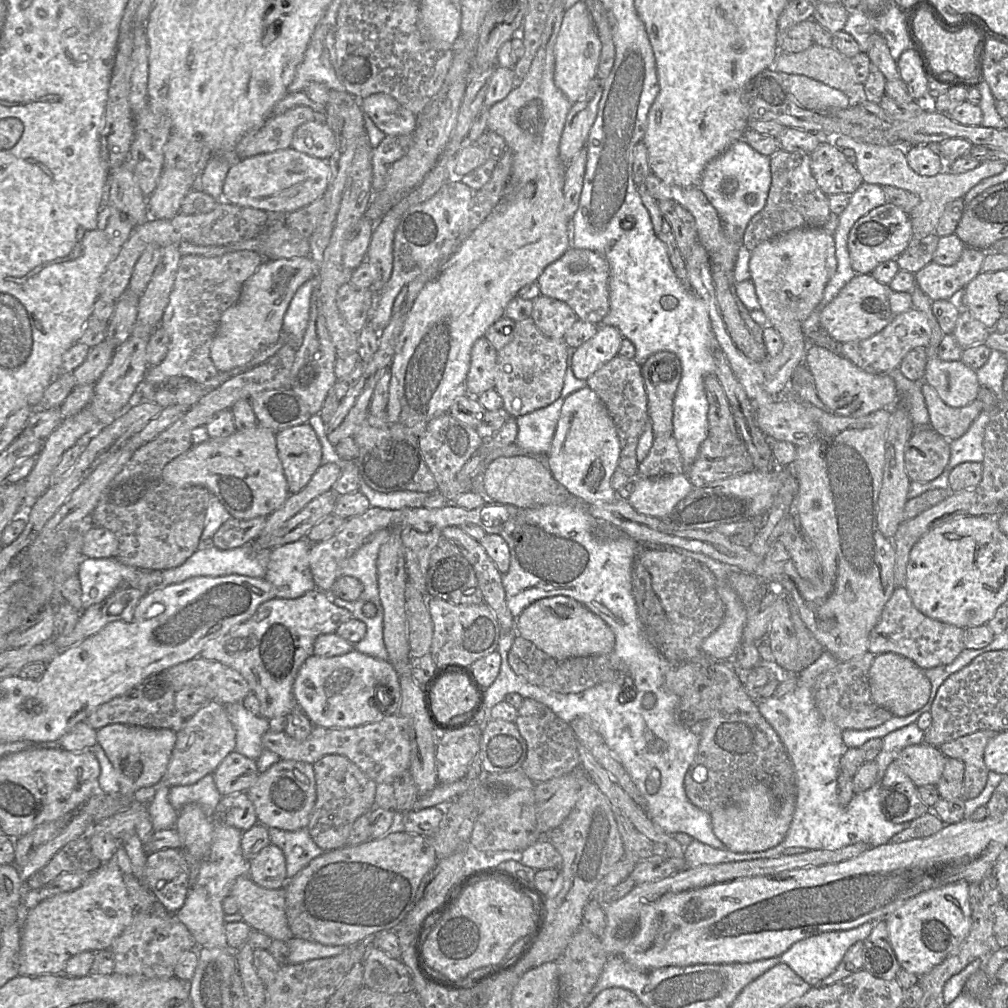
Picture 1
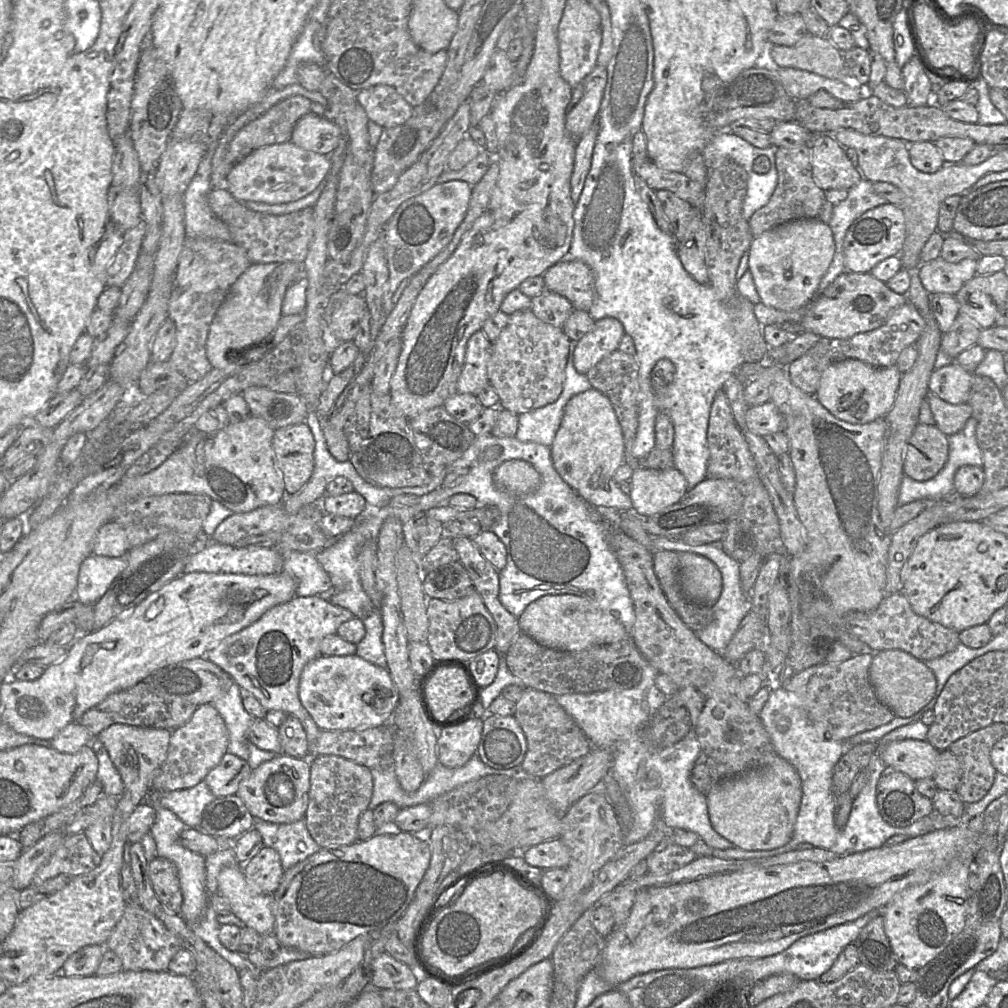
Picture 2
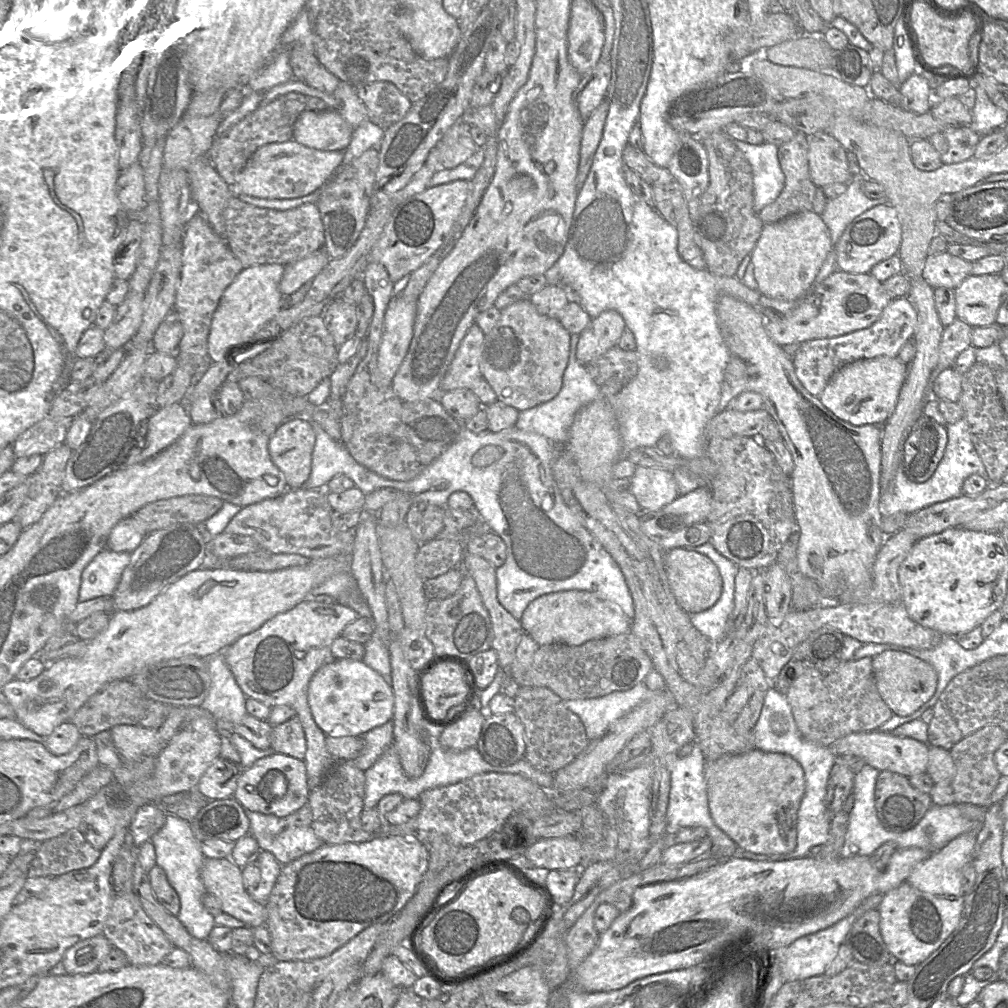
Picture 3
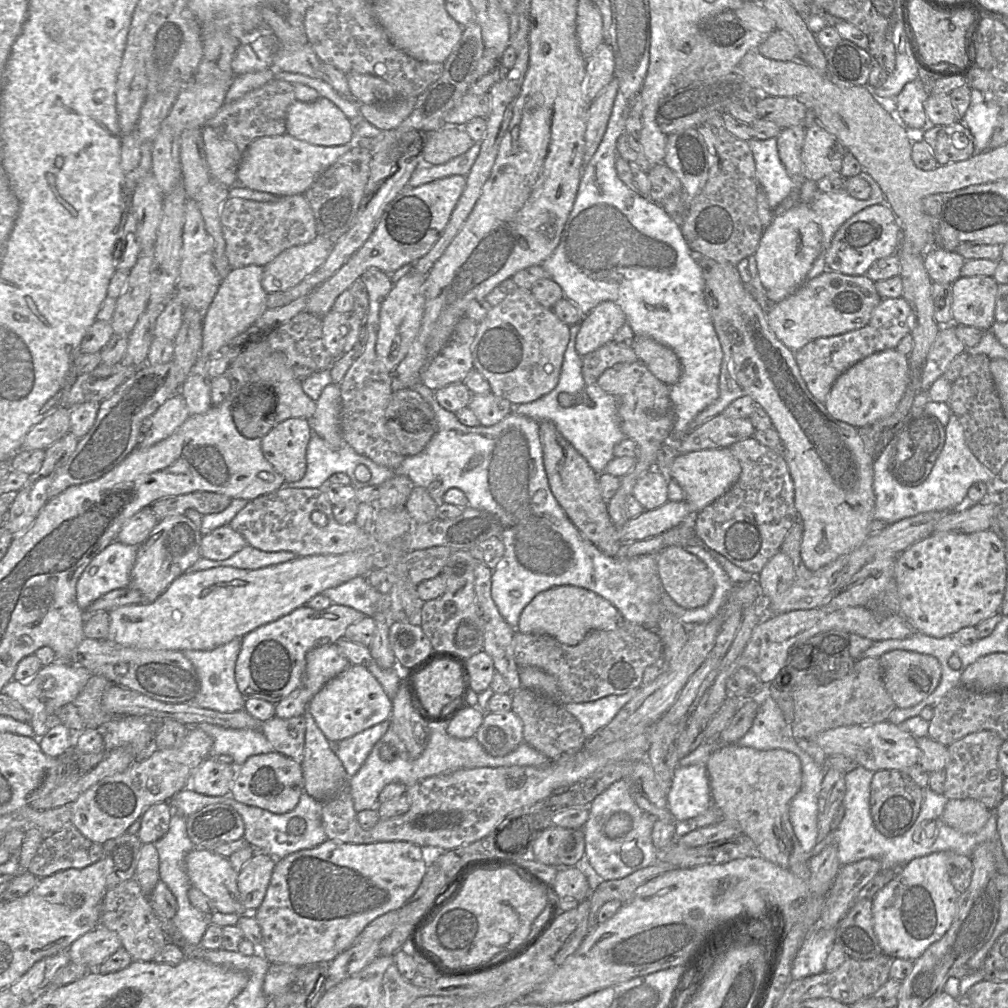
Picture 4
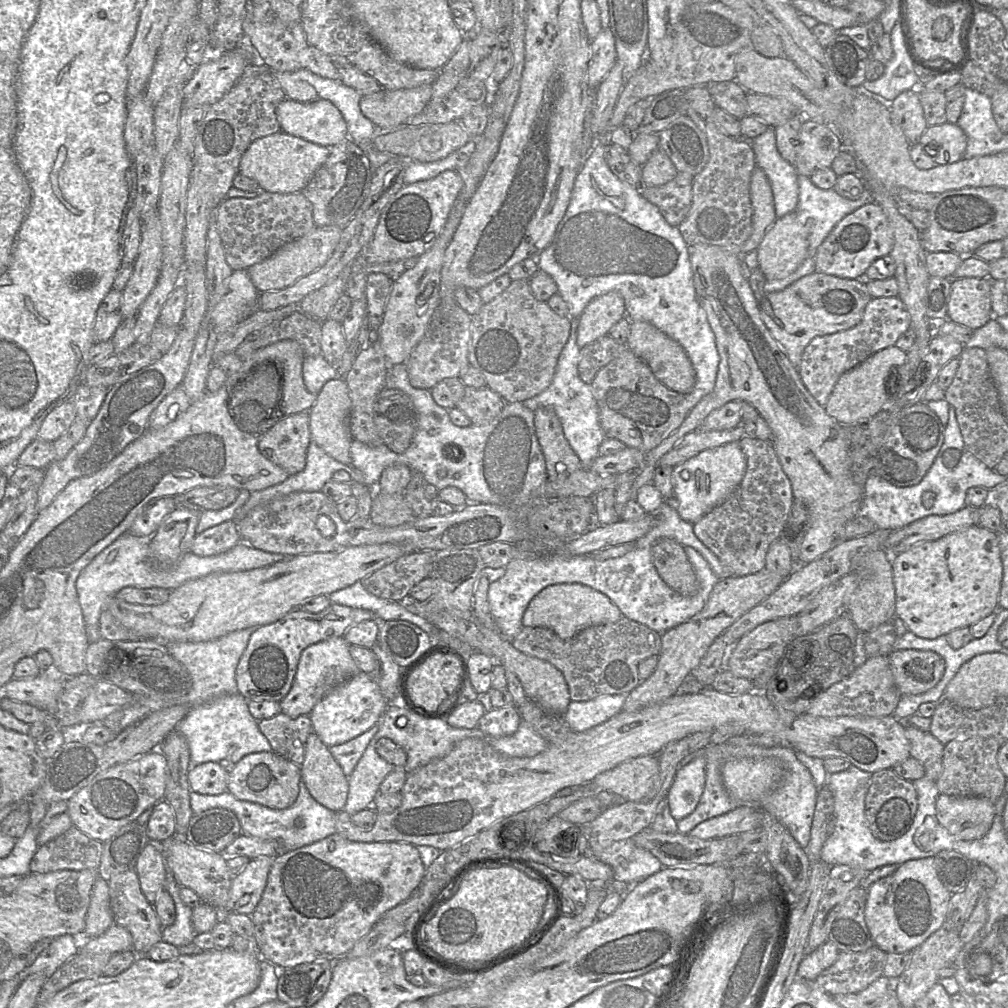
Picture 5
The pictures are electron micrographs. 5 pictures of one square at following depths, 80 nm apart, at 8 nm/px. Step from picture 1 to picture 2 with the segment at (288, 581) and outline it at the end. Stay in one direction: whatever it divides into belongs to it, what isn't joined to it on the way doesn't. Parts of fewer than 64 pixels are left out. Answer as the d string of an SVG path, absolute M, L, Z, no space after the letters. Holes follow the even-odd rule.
M281 551L282 572L290 574L297 581L295 597L319 595L332 588L331 579L316 559L316 553Z

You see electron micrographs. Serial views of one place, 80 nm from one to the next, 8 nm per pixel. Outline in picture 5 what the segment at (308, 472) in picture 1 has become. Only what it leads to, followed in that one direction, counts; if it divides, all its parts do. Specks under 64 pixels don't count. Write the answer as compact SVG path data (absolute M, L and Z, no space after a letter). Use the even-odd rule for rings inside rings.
M299 412L279 420L261 435L260 453L268 460L294 475L305 468L311 441L308 412Z

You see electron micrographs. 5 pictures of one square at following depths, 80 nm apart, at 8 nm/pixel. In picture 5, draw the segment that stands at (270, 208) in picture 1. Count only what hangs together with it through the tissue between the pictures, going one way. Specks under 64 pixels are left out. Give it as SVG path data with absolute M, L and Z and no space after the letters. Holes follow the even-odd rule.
M283 131L254 140L243 153L238 173L257 182L267 192L290 194L301 192L316 171L325 163L330 149Z

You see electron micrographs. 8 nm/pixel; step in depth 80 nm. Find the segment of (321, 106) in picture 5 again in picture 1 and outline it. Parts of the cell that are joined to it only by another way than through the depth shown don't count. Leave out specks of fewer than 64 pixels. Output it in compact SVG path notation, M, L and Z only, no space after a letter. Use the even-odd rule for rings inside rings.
M313 119L296 129L291 147L315 158L327 160L335 151L336 139L326 123L319 123Z

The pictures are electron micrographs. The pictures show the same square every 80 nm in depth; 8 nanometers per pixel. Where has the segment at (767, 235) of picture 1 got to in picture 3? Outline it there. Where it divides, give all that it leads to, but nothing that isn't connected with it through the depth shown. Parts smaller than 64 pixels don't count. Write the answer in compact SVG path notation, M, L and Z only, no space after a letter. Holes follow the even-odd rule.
M796 132L791 140L778 146L778 159L785 175L785 185L777 199L758 213L764 224L778 222L802 211L813 211L817 186L813 183L809 172L808 136L802 132Z

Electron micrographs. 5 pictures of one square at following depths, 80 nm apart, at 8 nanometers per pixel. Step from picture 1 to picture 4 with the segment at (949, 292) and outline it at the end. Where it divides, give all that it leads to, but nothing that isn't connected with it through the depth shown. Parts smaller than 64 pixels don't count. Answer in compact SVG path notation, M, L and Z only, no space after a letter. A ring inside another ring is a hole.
M930 247L924 253L924 266L933 282L954 283L961 275L965 259L956 251Z

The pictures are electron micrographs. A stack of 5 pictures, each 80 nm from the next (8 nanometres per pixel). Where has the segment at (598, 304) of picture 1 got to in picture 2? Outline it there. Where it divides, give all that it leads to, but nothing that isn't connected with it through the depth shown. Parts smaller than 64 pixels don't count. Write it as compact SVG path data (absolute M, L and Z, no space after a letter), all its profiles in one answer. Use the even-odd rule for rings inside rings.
M561 260L543 274L545 288L567 298L574 309L588 312L595 297L595 277L582 261Z

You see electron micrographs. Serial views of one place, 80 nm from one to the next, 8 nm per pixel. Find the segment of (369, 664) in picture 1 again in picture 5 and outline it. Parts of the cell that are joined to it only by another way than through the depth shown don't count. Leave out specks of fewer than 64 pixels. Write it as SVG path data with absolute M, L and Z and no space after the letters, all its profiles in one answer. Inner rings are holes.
M359 672L323 697L313 707L309 717L313 732L326 746L331 747L343 744L377 725L388 705L372 676Z

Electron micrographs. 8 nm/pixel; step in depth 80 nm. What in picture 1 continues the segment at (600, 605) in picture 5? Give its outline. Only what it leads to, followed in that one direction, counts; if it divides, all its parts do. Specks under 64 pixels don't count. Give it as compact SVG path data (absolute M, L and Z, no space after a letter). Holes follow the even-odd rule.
M557 595L539 599L516 618L515 630L549 656L563 660L572 657L609 654L615 645L610 626L577 600Z

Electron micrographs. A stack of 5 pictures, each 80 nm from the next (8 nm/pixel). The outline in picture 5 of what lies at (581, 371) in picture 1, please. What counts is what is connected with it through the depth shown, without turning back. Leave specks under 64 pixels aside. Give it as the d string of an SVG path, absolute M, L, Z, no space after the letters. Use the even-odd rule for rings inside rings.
M611 291L593 298L578 317L577 345L582 348L609 334L611 327L626 316L622 295Z

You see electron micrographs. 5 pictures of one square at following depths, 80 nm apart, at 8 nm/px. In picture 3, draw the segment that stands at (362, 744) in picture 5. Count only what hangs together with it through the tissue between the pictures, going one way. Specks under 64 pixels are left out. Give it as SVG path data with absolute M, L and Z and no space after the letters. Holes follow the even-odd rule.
M393 721L378 726L362 735L364 749L352 761L359 769L365 771L393 744Z

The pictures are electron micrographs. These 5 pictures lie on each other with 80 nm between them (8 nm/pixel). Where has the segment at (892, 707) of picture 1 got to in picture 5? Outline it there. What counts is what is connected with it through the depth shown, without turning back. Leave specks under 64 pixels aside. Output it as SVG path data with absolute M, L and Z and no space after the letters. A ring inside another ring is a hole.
M898 650L889 655L894 682L901 695L919 695L934 688L945 673L945 661L929 650Z

